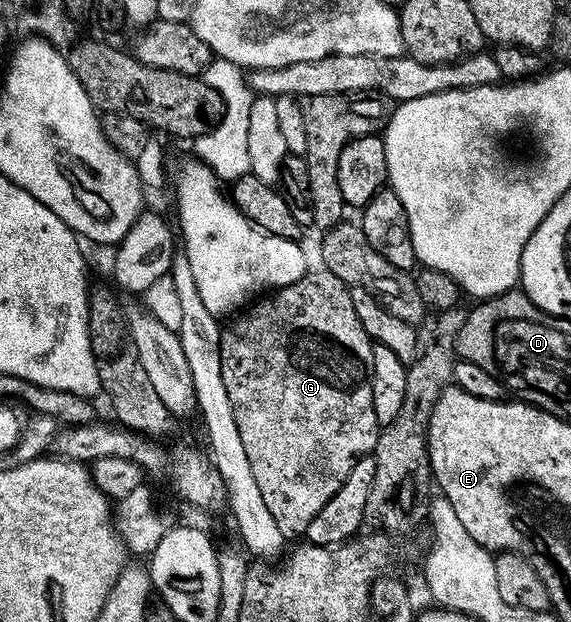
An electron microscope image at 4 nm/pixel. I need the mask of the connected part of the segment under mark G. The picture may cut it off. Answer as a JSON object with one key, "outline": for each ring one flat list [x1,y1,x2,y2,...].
{"outline":[[307,270,292,285,271,290,234,317,239,319,231,318,231,323,221,328,220,368,241,444,248,453,257,488,286,537,305,536,312,517,348,481,356,461,373,452,380,430,376,409,372,409,370,366,374,343,360,325,356,309,352,309,350,287,331,271,317,270]]}

